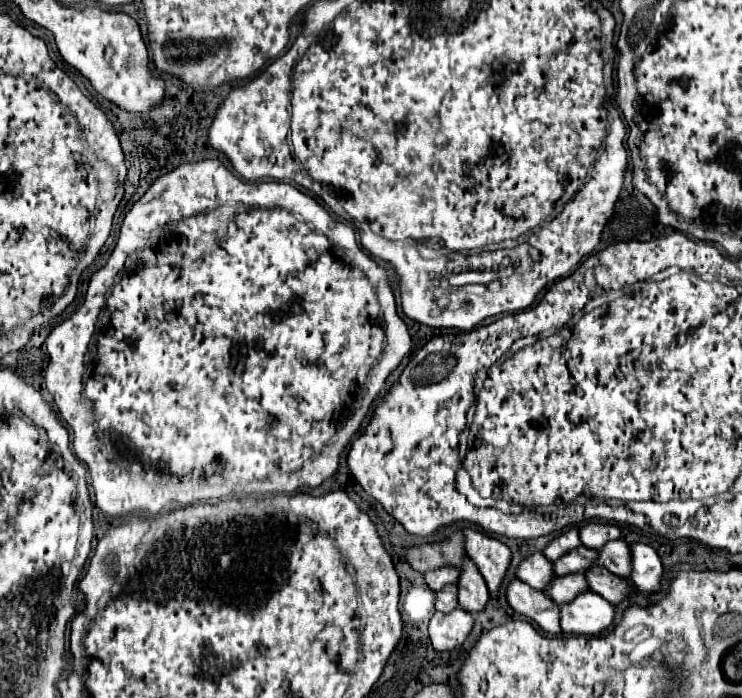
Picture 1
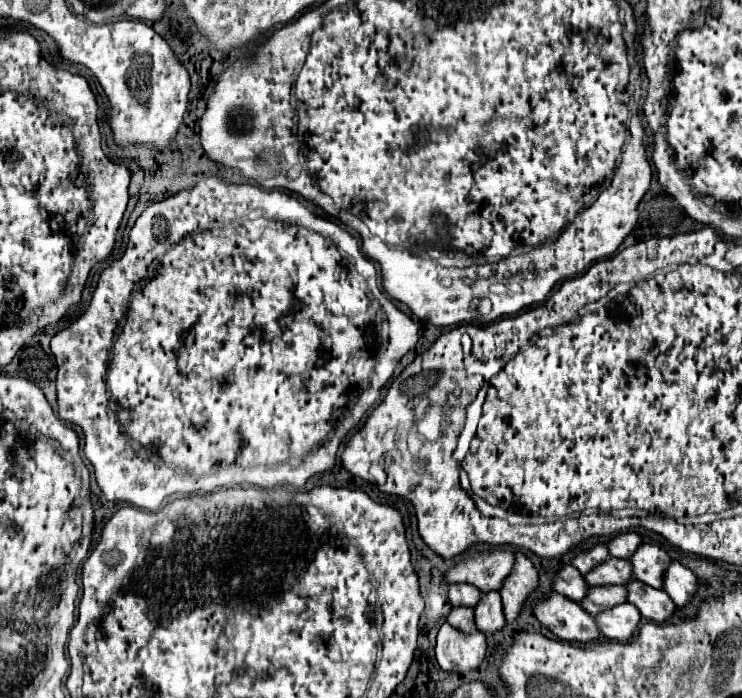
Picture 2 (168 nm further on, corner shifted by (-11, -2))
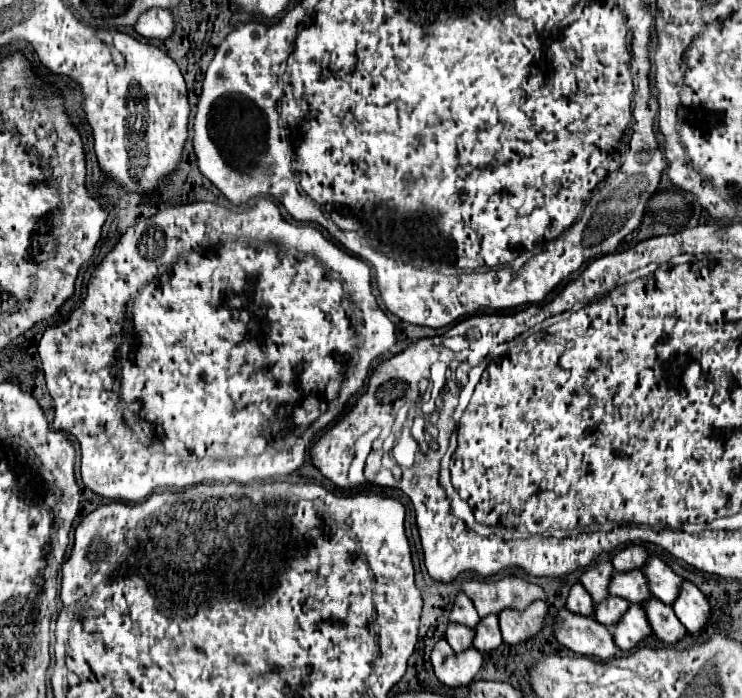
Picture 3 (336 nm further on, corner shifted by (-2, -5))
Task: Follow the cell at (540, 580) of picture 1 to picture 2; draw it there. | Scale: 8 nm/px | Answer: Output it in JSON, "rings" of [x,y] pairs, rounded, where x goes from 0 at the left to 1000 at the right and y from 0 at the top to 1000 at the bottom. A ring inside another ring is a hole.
{"rings":[[[761,809],[745,827],[745,847],[780,864],[786,858],[786,852],[791,850],[791,835],[772,809]]]}

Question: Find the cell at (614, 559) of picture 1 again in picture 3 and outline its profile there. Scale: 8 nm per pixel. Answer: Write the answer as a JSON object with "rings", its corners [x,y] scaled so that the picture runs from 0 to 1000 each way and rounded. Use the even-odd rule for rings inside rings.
{"rings":[[[876,799],[868,811],[868,822],[873,828],[873,840],[881,857],[887,857],[895,865],[908,865],[908,857],[914,857],[914,840],[919,840],[919,828],[903,817],[892,802]]]}

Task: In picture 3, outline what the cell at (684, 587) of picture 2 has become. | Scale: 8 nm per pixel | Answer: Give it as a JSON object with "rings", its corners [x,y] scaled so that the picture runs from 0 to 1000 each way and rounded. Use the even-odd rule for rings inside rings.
{"rings":[[[922,834],[919,848],[906,871],[914,888],[927,900],[930,908],[943,905],[954,894],[957,880],[960,880],[954,857],[930,834]]]}

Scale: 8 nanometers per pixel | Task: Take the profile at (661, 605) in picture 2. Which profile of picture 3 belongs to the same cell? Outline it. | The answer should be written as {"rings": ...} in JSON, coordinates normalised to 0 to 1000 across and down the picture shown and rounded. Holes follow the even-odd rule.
{"rings":[[[876,857],[868,865],[868,871],[871,871],[871,880],[873,880],[873,888],[876,888],[876,897],[879,897],[881,908],[892,920],[911,923],[927,908],[927,903],[919,897],[919,891],[914,891],[906,868],[898,868],[889,860]]]}

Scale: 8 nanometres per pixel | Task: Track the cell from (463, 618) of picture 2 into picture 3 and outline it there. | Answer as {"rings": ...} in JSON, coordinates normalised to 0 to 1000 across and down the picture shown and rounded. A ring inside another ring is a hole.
{"rings":[[[606,894],[601,903],[601,917],[615,934],[625,934],[636,926],[639,903],[631,903],[628,897],[620,897],[620,894]]]}

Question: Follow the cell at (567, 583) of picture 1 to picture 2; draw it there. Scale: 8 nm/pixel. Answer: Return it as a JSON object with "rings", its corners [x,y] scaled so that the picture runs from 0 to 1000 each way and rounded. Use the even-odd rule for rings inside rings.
{"rings":[[[794,841],[791,852],[783,858],[783,870],[794,875],[794,881],[805,881],[840,861],[845,861],[842,841]]]}

